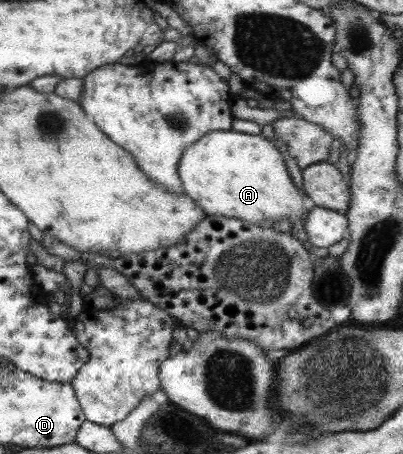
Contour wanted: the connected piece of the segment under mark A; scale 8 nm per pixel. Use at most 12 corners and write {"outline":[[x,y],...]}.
{"outline":[[209,131],[182,150],[183,193],[206,216],[305,222],[282,155]]}

